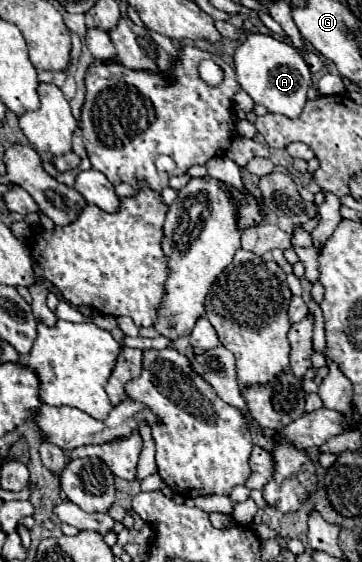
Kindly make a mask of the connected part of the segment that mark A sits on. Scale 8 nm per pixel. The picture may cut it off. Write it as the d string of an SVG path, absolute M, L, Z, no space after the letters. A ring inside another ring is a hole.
M248 34L234 54L236 80L240 88L254 100L256 106L264 106L272 114L286 118L298 118L306 104L306 90L310 88L310 70L302 54L290 44L276 40L268 34Z

